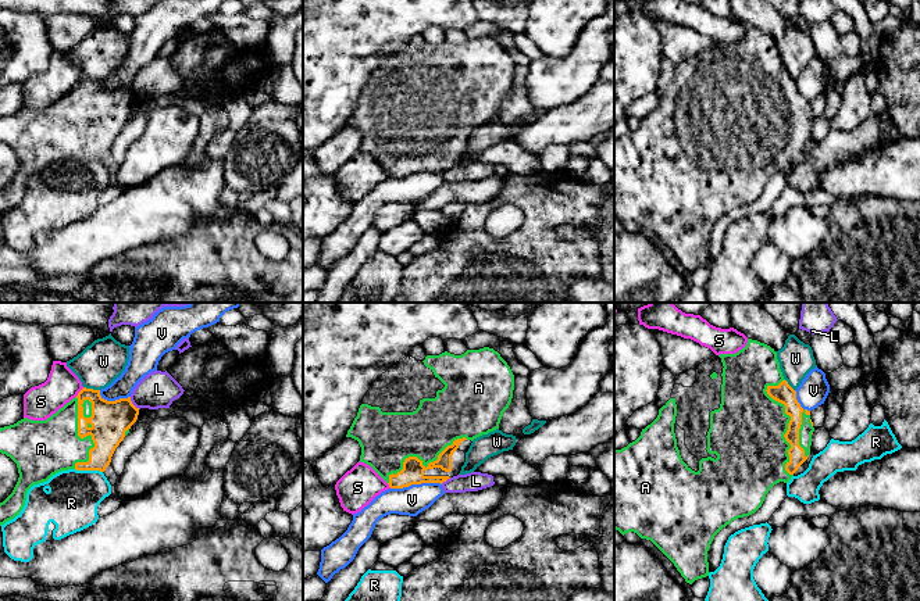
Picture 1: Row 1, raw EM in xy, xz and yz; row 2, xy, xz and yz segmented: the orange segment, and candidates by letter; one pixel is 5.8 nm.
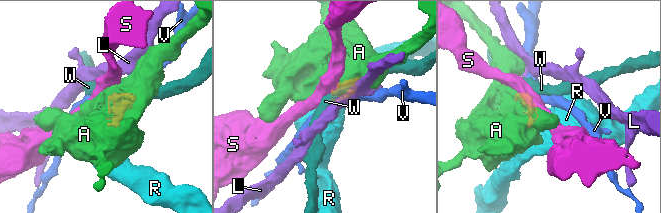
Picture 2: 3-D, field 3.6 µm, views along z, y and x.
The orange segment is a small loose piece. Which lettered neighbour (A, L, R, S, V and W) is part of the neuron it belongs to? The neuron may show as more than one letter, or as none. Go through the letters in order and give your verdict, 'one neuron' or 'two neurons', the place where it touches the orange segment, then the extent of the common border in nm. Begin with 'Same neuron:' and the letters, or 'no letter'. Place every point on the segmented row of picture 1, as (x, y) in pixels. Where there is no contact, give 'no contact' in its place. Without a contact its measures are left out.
Same neuron: A
A: one neuron; meets orange in yz at (790, 422); contact 550 nm long
L: two neurons; meets orange in xy at (132, 404); contact 90 nm long
R: two neurons; meets orange in xy at (89, 469); contact 160 nm long
S: two neurons; meets orange in xy at (79, 392); contact 80 nm long
V: two neurons; meets orange in xz at (416, 483); contact 300 nm long
W: two neurons; meets orange in xy at (92, 389); contact 100 nm long

